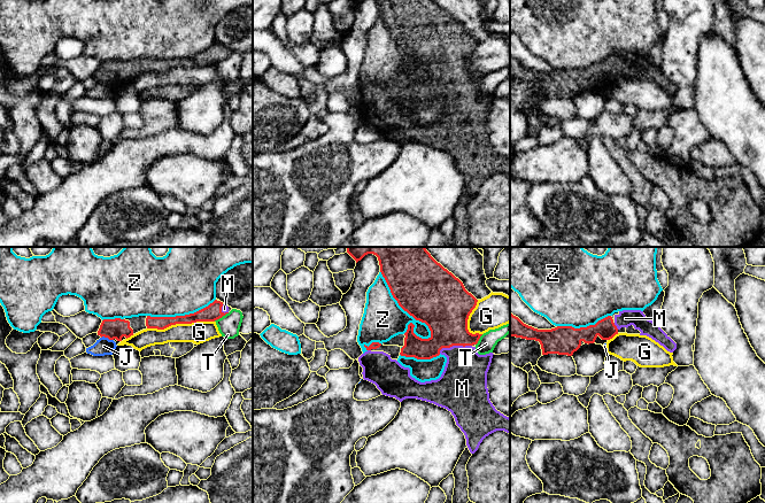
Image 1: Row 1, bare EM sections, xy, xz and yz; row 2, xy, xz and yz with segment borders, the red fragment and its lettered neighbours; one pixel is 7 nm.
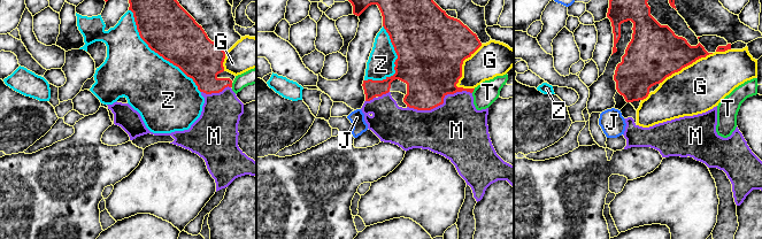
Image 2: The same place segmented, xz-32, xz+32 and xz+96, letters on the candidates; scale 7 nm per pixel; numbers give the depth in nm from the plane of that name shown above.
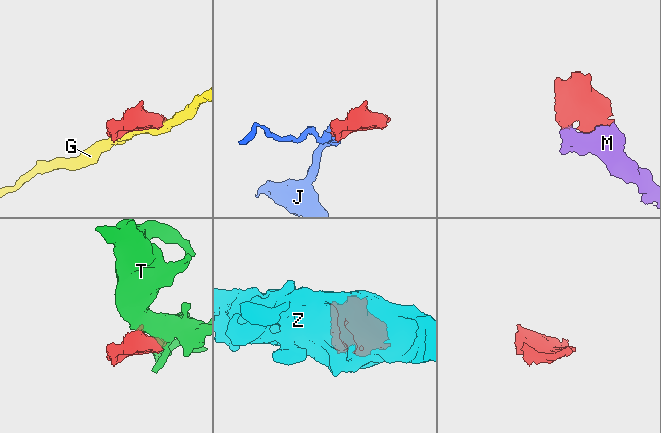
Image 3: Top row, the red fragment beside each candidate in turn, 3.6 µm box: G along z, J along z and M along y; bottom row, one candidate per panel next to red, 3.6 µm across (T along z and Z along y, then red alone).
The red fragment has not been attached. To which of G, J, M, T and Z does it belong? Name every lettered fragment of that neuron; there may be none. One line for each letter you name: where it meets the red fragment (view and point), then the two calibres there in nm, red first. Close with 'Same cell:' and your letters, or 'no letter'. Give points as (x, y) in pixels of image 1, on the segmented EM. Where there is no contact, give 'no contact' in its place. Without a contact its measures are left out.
M: contact xz (454, 345); calibres 320 and 320 nm
Same cell: M

